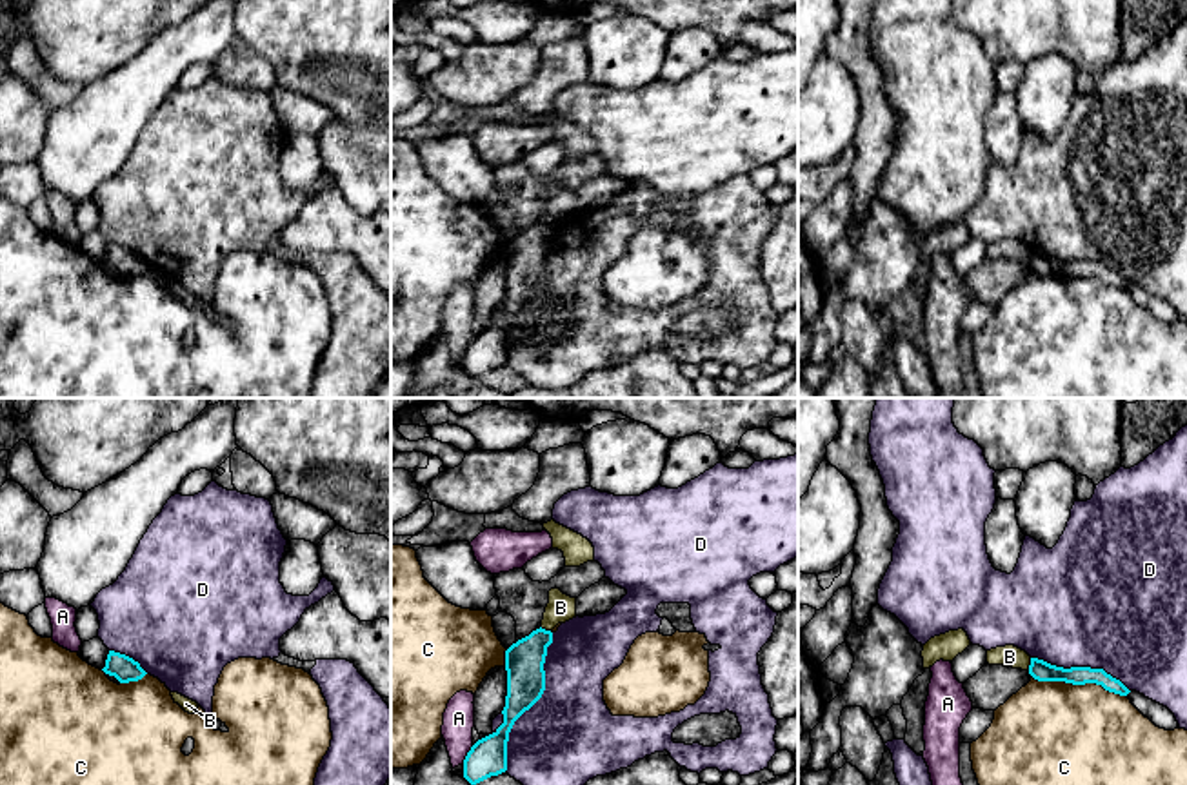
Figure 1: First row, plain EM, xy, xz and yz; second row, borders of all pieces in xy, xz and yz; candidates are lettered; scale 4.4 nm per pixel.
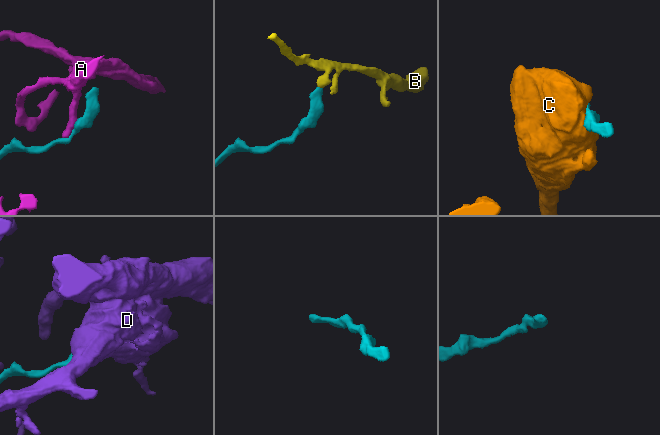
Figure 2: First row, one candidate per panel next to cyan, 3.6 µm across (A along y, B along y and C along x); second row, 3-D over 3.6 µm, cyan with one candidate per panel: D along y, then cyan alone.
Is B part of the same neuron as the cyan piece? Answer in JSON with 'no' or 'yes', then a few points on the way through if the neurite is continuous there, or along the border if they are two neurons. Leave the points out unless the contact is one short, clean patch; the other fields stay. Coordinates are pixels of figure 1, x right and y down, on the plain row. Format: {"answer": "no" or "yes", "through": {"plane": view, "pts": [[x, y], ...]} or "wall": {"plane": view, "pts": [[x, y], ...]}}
{"answer": "no", "wall": {"plane": "yz", "pts": [[1031, 251], [1027, 262]]}}

